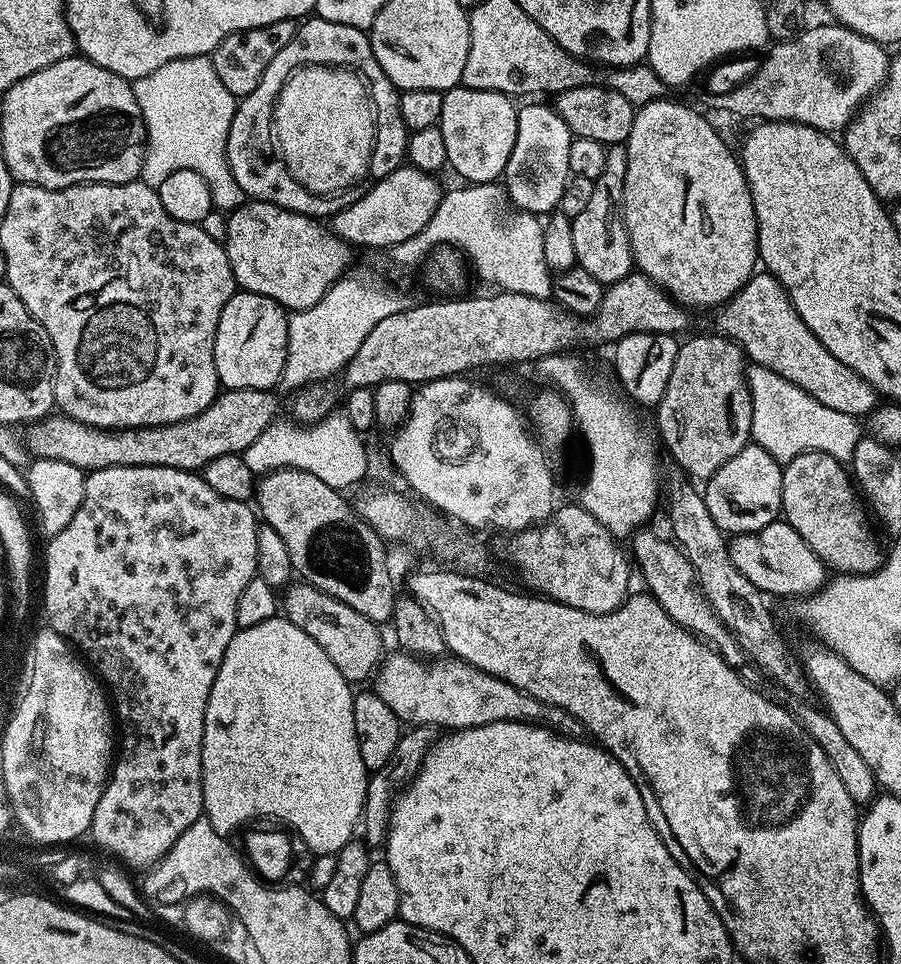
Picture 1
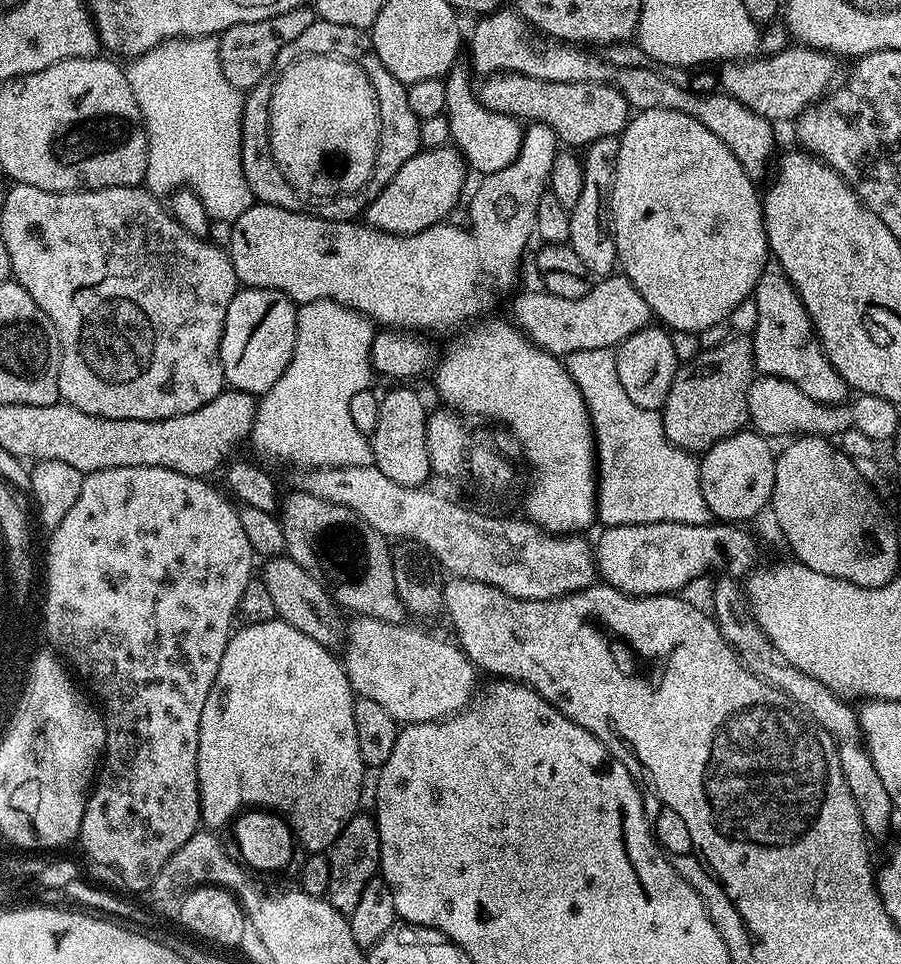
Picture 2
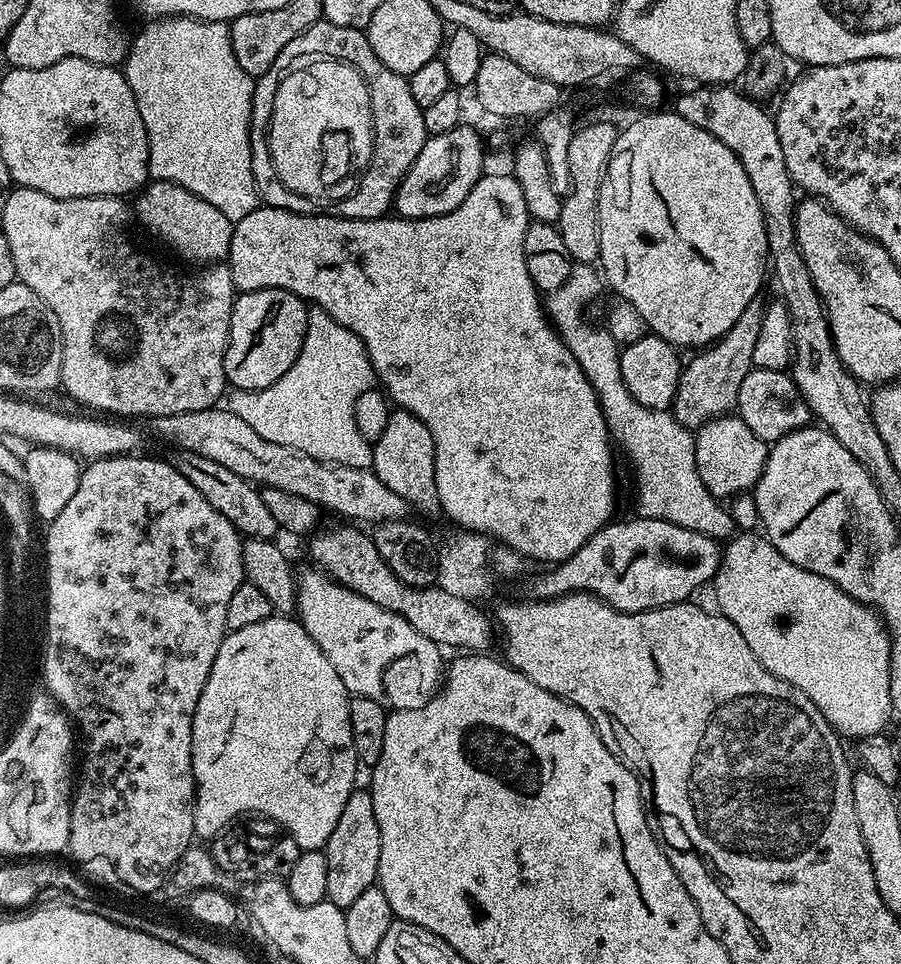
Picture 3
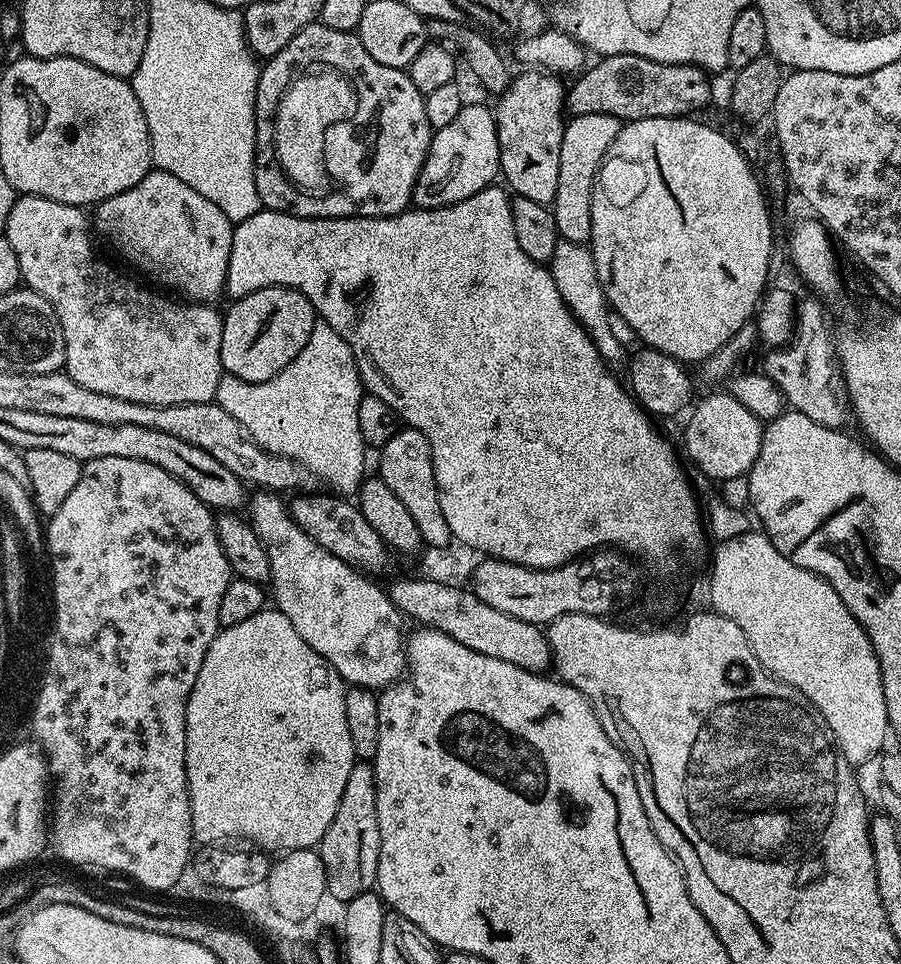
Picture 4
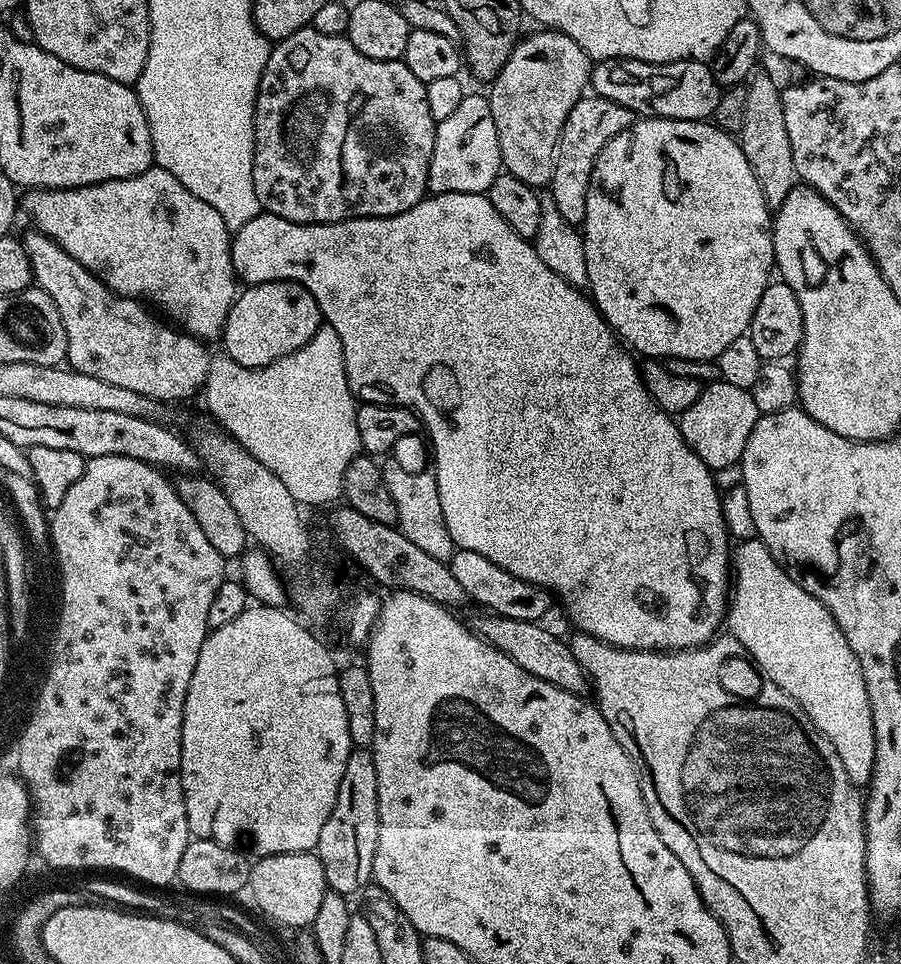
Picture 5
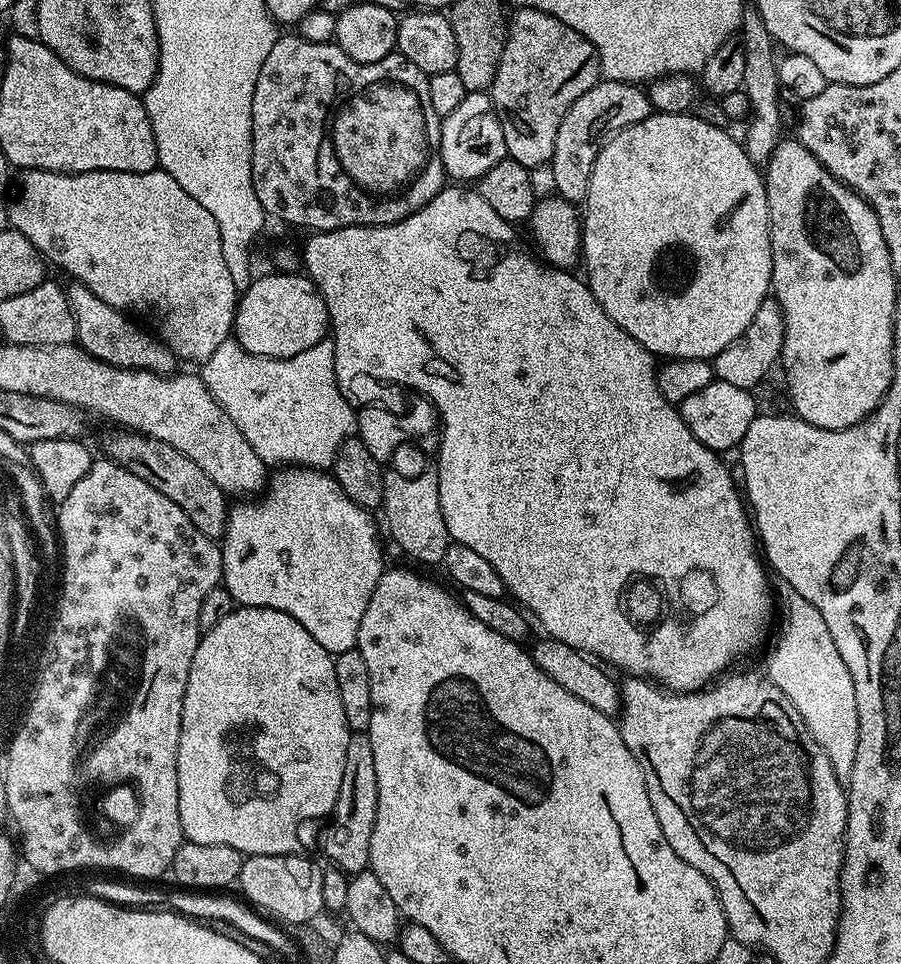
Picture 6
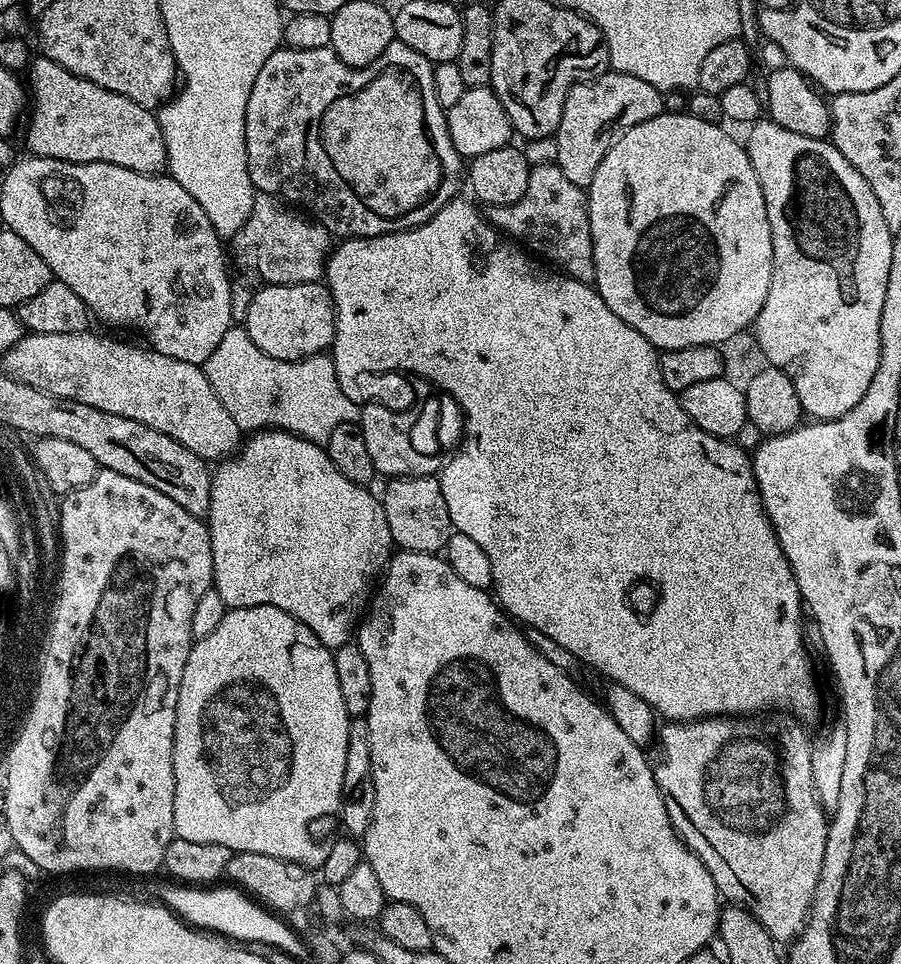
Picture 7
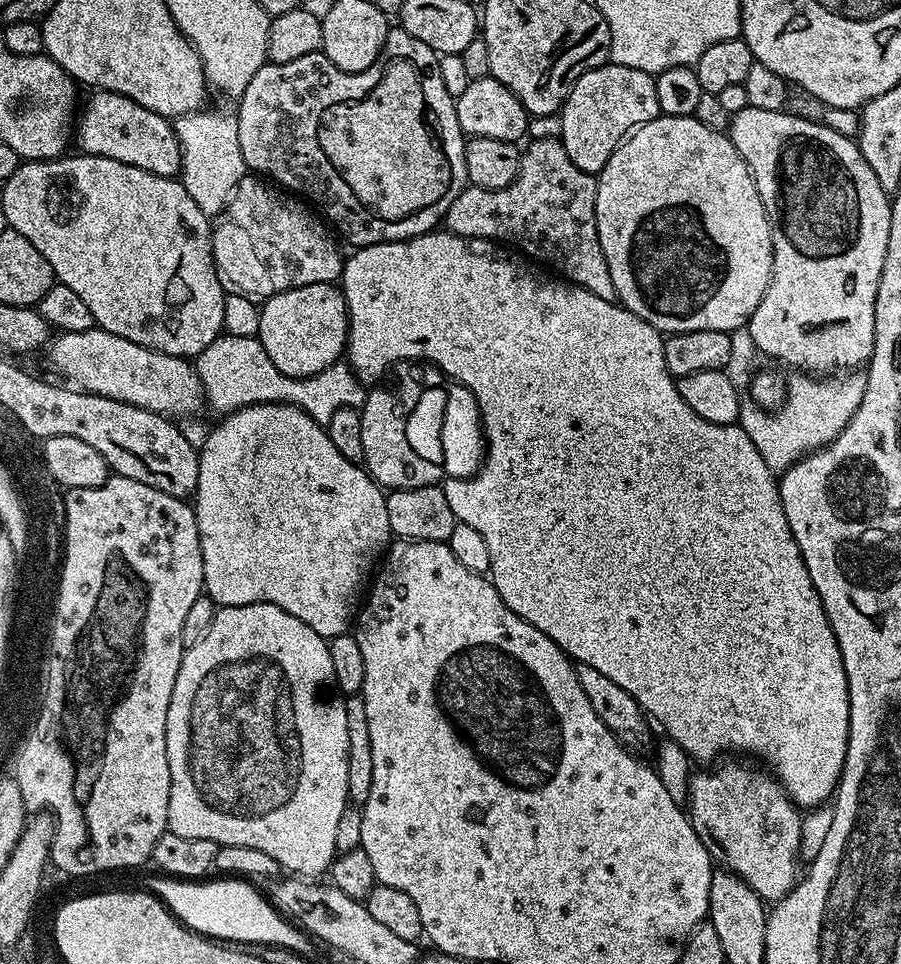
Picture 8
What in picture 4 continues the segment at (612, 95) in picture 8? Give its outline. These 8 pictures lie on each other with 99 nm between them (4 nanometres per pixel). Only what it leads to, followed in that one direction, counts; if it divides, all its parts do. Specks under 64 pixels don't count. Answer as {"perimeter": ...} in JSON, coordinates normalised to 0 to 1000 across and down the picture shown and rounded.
{"perimeter":[[[657,117],[635,120],[627,128],[624,156],[619,160],[619,198],[610,213],[622,248],[653,253],[657,247],[657,198],[666,170],[686,143],[690,126],[677,118]]]}

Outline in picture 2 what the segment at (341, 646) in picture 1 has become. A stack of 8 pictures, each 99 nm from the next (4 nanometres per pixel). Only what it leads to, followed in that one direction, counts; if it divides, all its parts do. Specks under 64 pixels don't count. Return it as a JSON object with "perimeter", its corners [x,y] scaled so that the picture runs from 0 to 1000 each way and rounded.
{"perimeter":[[[319,575],[294,580],[292,585],[291,601],[304,624],[307,640],[326,649],[326,654],[335,654],[340,662],[349,662],[349,666],[358,672],[376,673],[382,667],[384,656],[380,643],[377,647],[380,632],[367,616],[353,604],[349,604],[349,600],[344,600],[344,595],[340,595],[340,591],[335,591],[335,587],[331,587],[331,583],[323,581]]]}

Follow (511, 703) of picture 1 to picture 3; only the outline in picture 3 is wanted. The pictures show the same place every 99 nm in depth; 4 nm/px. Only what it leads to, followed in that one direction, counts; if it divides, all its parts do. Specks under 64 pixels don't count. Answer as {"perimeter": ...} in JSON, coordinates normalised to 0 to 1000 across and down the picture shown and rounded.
{"perimeter":[[[342,587],[337,594],[329,598],[326,635],[340,658],[344,658],[353,674],[362,678],[366,691],[371,691],[375,703],[380,703],[384,716],[391,722],[411,724],[428,737],[457,737],[473,732],[473,728],[488,717],[491,702],[495,697],[494,677],[489,669],[477,666],[473,658],[464,658],[464,654],[459,654],[451,641],[420,629],[420,624],[411,624],[411,620],[402,620],[402,616],[380,608],[354,589]]]}

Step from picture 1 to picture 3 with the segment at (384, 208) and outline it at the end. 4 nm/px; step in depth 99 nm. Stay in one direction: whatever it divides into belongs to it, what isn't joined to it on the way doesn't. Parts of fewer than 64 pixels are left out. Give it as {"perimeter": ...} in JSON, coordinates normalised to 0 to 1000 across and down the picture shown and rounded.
{"perimeter":[[[518,131],[495,135],[495,139],[476,141],[464,164],[459,164],[455,176],[440,194],[438,223],[450,228],[467,228],[489,224],[507,216],[534,183],[538,182],[537,154],[538,146],[533,146],[532,139]]]}

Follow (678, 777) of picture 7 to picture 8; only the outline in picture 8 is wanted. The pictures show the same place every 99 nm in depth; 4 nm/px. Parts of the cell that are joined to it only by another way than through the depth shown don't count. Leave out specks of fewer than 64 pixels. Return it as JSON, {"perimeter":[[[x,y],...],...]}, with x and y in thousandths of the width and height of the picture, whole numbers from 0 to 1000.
{"perimeter":[[[796,791],[794,795],[790,795],[790,796],[796,795],[796,797],[790,797],[787,799],[787,801],[777,801],[774,803],[774,805],[771,802],[771,804],[769,804],[767,806],[767,808],[765,808],[765,810],[764,810],[764,829],[761,831],[762,845],[767,850],[768,856],[770,857],[770,861],[772,862],[772,864],[775,865],[775,869],[779,873],[779,878],[784,878],[784,882],[789,886],[791,893],[794,893],[794,895],[796,897],[798,897],[798,899],[800,901],[804,901],[804,902],[811,901],[811,904],[816,905],[818,909],[822,909],[824,912],[826,912],[827,915],[829,917],[831,917],[831,919],[837,924],[839,924],[839,926],[841,926],[845,934],[847,934],[849,936],[863,935],[868,930],[870,930],[875,926],[875,924],[877,924],[877,922],[879,920],[881,920],[881,918],[883,917],[885,912],[886,912],[886,905],[883,906],[883,896],[886,897],[886,893],[888,892],[888,866],[890,865],[890,857],[888,856],[888,852],[890,850],[889,839],[887,837],[885,837],[885,835],[879,833],[879,829],[877,827],[875,827],[875,823],[871,822],[870,817],[866,814],[865,809],[862,809],[861,806],[857,804],[856,800],[849,799],[847,796],[844,796],[845,798],[844,797],[834,797],[834,795],[830,793],[799,793],[799,794],[798,793],[799,791]]]}

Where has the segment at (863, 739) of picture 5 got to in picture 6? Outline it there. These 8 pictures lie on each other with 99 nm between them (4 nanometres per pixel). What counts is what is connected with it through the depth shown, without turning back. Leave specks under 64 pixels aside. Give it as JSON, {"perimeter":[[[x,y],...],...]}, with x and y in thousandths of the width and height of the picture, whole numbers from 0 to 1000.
{"perimeter":[[[870,612],[866,622],[863,618],[863,647],[865,643],[866,652],[861,656],[861,665],[858,666],[857,673],[852,676],[851,704],[857,705],[859,712],[863,712],[863,716],[868,716],[868,720],[872,720],[872,724],[877,724],[877,728],[881,728],[881,737],[886,737],[886,741],[890,741],[903,770],[908,770],[908,774],[912,774],[912,778],[917,778],[917,786],[921,786],[921,795],[926,795],[926,803],[931,809],[939,811],[948,799],[948,782],[952,782],[952,727],[948,725],[948,703],[943,703],[943,695],[939,695],[939,687],[935,687],[935,678],[930,678],[930,670],[926,670],[926,662],[921,662],[921,654],[917,650],[917,644],[912,641],[912,637],[908,637],[908,633],[903,629],[899,629],[899,624],[895,624],[895,620],[890,620],[890,616]]]}

